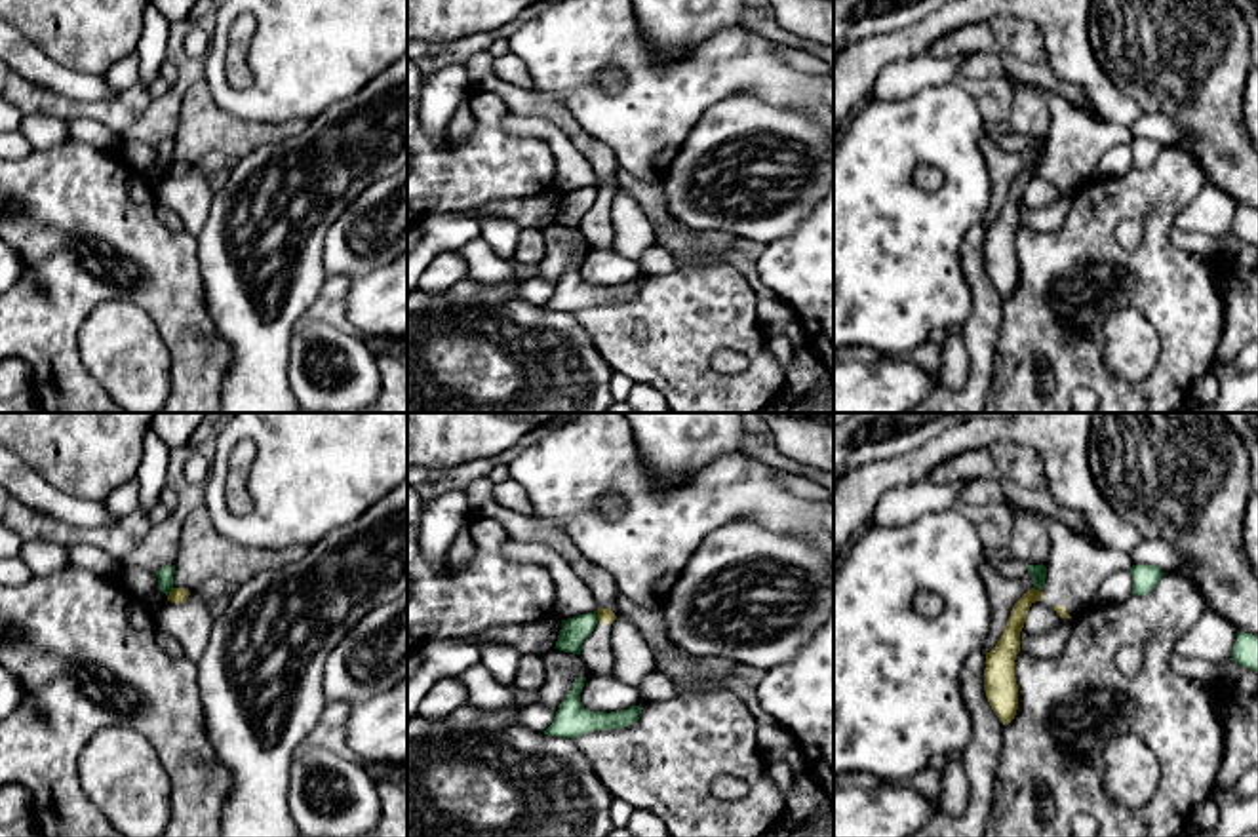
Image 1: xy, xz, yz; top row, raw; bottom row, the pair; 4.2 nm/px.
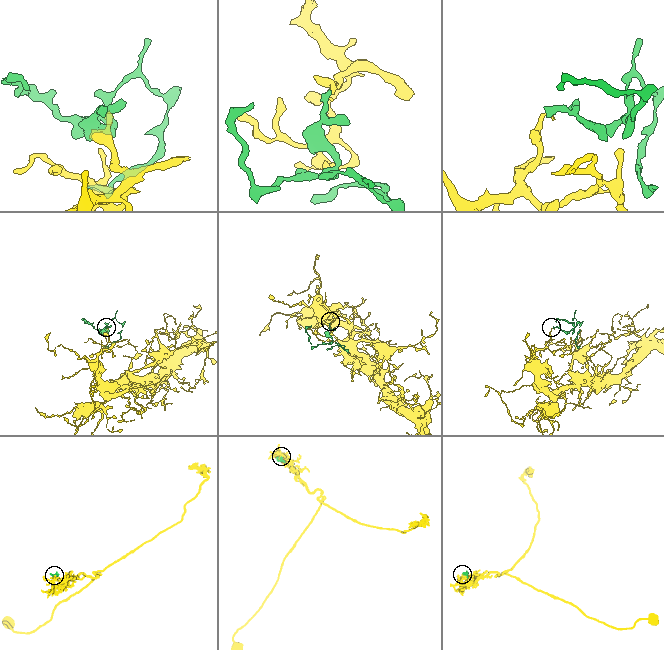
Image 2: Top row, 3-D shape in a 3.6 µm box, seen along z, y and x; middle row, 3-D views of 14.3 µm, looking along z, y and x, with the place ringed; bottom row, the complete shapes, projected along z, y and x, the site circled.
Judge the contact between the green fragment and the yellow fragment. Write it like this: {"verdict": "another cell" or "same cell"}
{"verdict": "another cell"}

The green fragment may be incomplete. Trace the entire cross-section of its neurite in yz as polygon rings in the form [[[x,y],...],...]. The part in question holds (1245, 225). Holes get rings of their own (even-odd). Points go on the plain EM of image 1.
[[[1239,205],[1233,219],[1233,236],[1258,247],[1258,209]]]

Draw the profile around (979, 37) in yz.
[[[973,23],[940,36],[929,48],[934,57],[997,51],[990,23]]]

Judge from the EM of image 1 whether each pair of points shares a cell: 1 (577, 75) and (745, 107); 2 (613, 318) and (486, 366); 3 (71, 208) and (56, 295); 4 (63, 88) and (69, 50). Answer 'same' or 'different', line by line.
1: different
2: different
3: same
4: different

